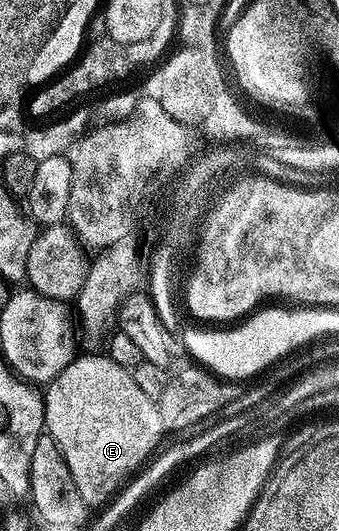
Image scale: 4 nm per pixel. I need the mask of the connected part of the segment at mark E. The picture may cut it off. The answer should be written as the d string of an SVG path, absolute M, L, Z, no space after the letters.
M106 354L77 355L66 366L66 370L58 373L51 384L47 385L43 398L47 435L54 438L58 450L66 458L66 466L70 466L74 486L78 486L82 502L92 510L107 505L125 481L148 464L150 457L157 451L156 443L160 436L165 435L162 418L158 418L156 401L146 398L146 394L138 390L129 369L118 366L118 362L114 362Z

